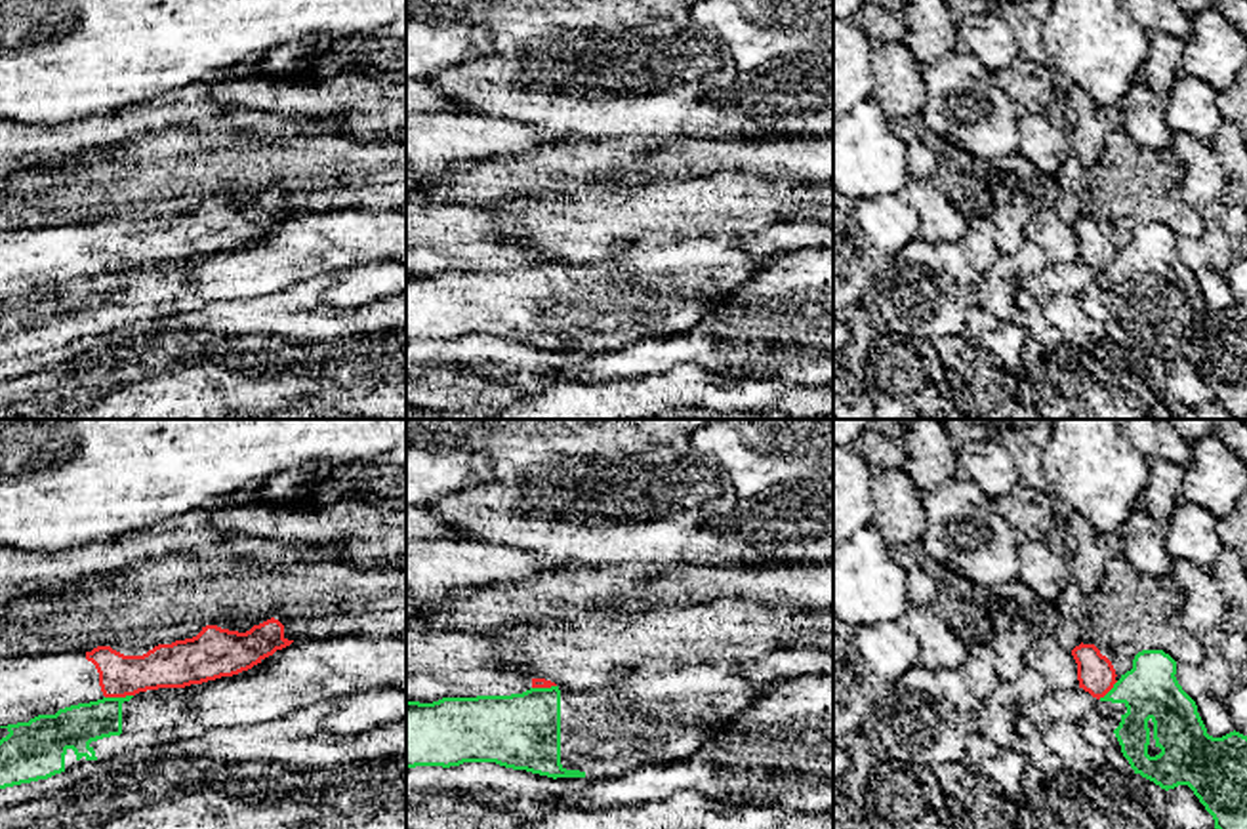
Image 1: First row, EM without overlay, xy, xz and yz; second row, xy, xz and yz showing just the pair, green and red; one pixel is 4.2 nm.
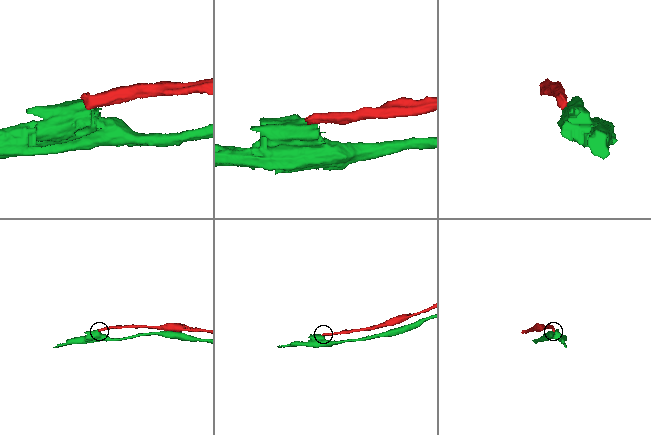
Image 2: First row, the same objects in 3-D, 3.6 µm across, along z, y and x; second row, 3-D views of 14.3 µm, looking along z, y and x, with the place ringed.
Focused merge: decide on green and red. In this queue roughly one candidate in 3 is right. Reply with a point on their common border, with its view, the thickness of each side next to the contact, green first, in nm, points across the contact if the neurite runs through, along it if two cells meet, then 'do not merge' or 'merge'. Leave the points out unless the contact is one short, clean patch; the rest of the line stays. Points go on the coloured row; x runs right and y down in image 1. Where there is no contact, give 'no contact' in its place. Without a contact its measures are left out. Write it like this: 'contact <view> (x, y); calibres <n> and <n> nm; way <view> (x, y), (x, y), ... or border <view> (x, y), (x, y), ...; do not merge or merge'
contact xy (119, 698); calibres 180 and 190 nm; border xy (132, 694), (105, 698); do not merge

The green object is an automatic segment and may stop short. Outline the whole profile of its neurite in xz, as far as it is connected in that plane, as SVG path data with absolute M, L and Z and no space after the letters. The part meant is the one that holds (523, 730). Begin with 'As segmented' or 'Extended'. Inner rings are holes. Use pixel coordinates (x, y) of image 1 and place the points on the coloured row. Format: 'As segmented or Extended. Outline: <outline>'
As segmented. Outline: M561 690L406 701L406 768L496 762L547 778L585 778L561 764Z

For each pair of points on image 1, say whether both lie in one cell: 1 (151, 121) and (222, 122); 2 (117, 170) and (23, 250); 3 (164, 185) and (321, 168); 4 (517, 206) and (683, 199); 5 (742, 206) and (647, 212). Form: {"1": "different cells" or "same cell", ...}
{"1": "same cell", "2": "different cells", "3": "same cell", "4": "same cell", "5": "same cell"}

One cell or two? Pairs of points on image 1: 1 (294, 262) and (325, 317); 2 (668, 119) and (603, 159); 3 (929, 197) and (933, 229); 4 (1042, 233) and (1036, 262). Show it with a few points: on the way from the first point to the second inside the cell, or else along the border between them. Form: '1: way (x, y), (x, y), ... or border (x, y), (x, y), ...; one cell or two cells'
1: border (334, 271), (306, 277), (262, 296); two cells
2: border (635, 136), (683, 138); two cells
3: way (931, 204), (933, 222); one cell
4: border (1026, 237), (1051, 262); two cells

